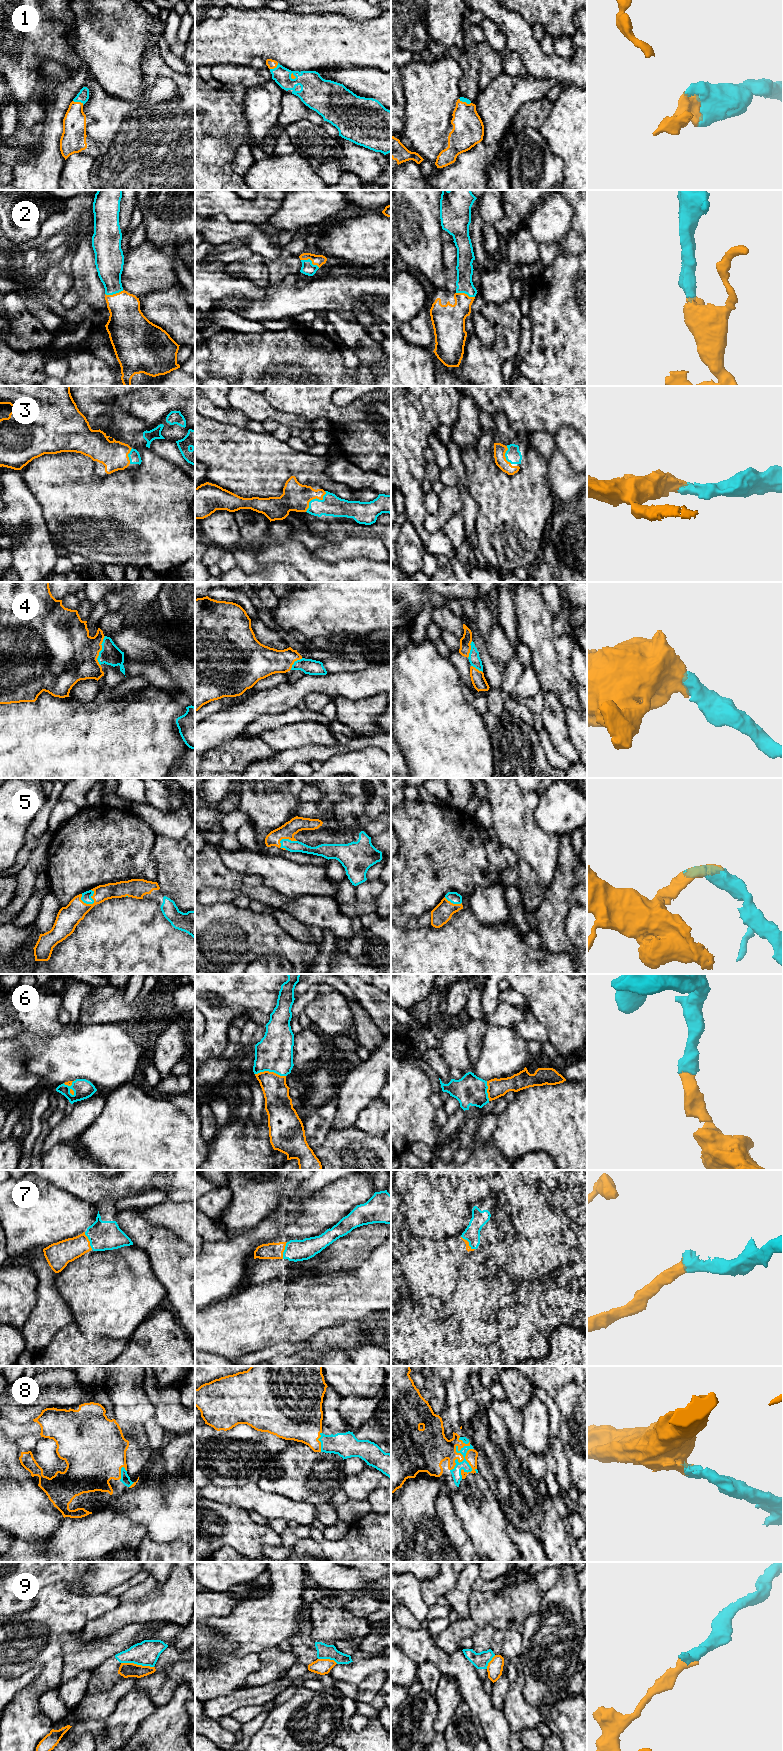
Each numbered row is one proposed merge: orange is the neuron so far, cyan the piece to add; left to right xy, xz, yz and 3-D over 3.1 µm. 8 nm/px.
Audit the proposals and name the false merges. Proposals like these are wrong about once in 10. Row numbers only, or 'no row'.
9

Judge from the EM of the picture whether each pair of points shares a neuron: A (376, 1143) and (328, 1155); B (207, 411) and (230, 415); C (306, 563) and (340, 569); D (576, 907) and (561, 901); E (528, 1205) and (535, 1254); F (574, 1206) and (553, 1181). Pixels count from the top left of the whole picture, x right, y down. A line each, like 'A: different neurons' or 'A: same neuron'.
A: same neuron
B: same neuron
C: same neuron
D: different neurons
E: same neuron
F: same neuron

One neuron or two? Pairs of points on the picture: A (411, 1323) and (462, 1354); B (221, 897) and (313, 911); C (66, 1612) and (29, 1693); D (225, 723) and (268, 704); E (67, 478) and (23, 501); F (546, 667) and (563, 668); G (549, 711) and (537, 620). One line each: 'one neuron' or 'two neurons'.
A: one neuron
B: one neuron
C: one neuron
D: one neuron
E: two neurons
F: two neurons
G: two neurons

